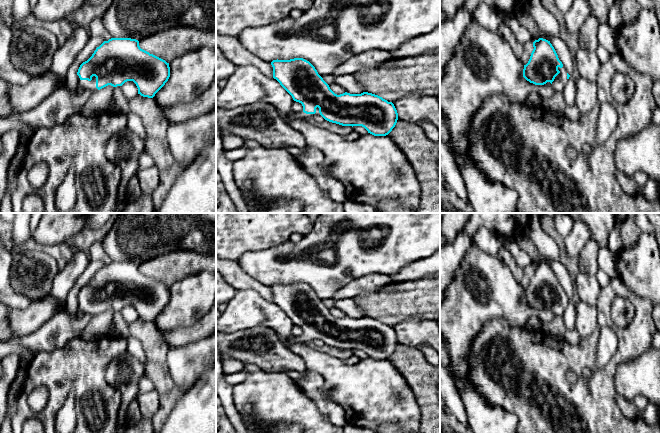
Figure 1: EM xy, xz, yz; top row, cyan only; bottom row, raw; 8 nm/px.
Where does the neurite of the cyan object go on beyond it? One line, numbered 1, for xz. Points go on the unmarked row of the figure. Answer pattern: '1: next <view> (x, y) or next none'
1: next xz (301, 338)

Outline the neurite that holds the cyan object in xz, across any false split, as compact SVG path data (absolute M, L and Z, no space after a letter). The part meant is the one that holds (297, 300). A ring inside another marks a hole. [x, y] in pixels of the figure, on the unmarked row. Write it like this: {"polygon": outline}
{"polygon": "M303 282L277 283L271 289L273 302L303 330L301 336L290 338L291 343L321 339L342 350L362 350L374 360L388 359L397 347L398 337L392 326L368 316L337 319Z"}

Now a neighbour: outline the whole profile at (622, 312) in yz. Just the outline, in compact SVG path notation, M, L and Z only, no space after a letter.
M616 297L611 308L611 317L615 326L625 327L634 317L635 310L630 300Z

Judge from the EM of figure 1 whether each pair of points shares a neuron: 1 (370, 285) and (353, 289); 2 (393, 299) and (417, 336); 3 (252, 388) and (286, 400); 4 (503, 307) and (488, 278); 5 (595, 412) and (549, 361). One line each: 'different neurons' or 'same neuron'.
1: same neuron
2: different neurons
3: same neuron
4: same neuron
5: same neuron

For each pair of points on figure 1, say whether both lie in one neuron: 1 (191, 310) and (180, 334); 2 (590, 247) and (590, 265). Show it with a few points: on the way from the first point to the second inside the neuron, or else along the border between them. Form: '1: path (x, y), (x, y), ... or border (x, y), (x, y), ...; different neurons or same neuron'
1: border (203, 315), (189, 326), (160, 332); different neurons
2: path (590, 251), (590, 261); same neuron

